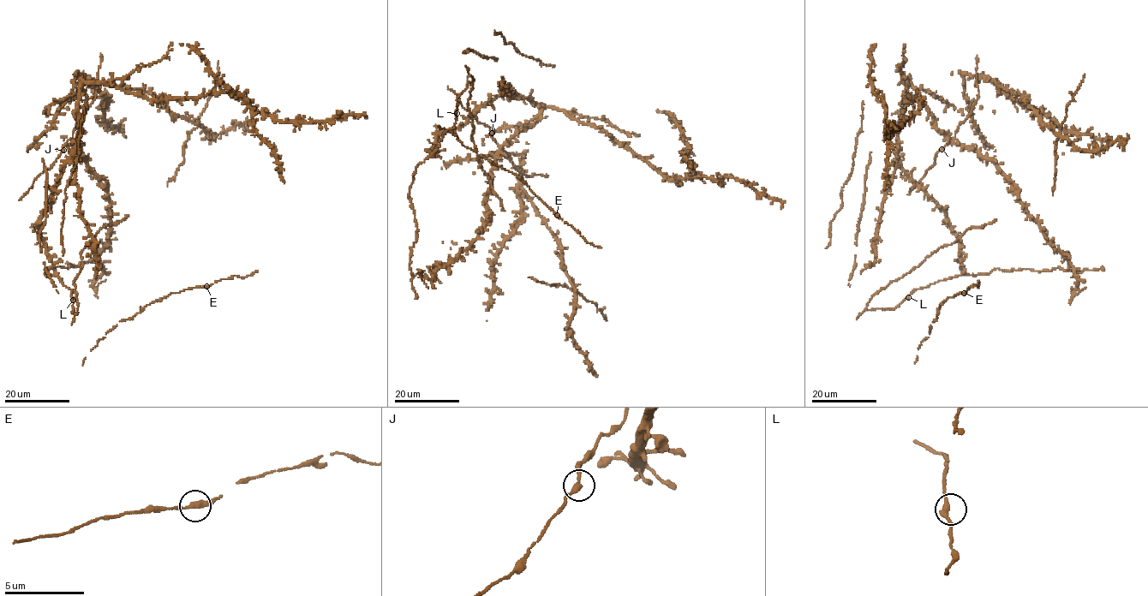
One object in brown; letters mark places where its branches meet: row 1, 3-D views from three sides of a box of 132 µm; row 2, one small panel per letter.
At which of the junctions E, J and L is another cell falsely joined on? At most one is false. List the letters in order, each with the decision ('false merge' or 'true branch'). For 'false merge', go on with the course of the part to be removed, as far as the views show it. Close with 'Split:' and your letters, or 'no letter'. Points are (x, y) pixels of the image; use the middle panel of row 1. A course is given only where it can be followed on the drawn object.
E: true branch
J: true branch
L: true branch
Split: no letter

